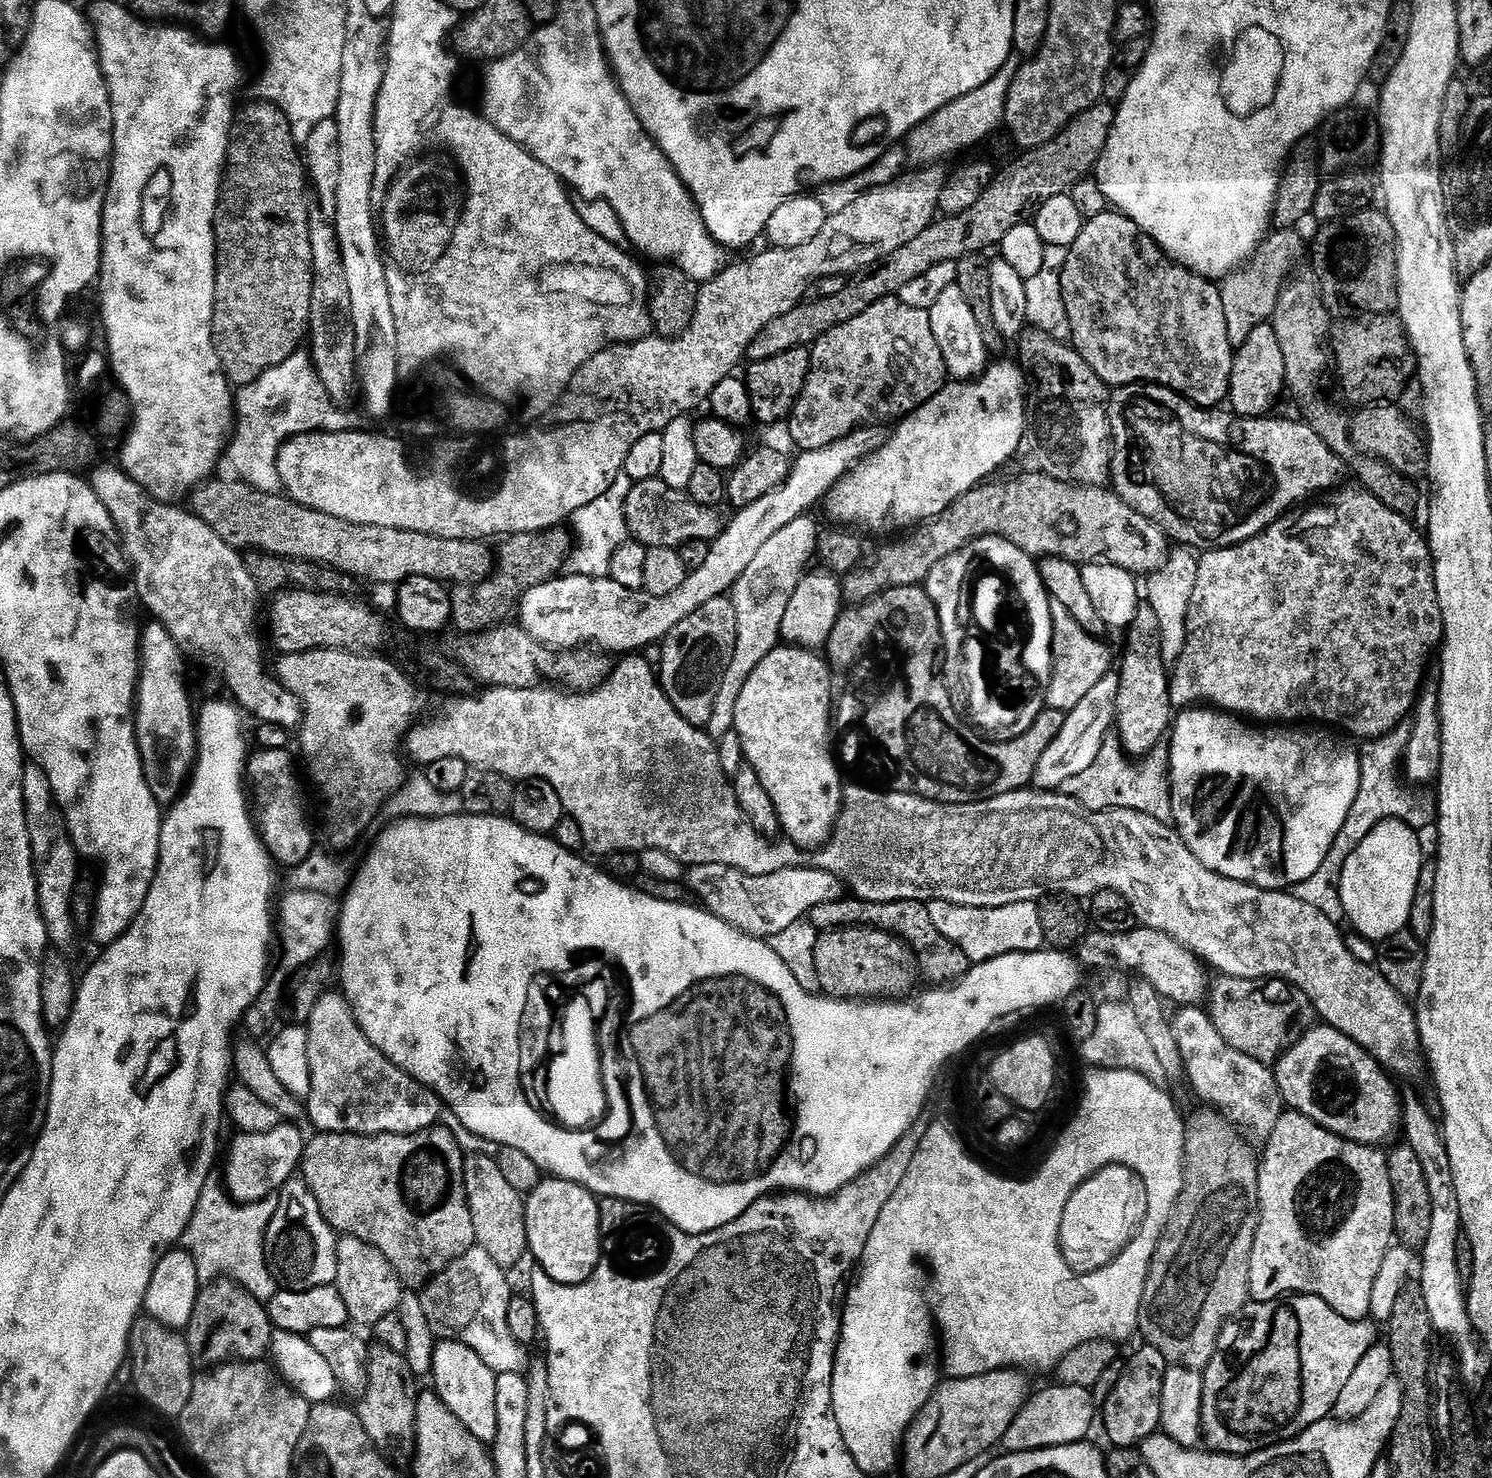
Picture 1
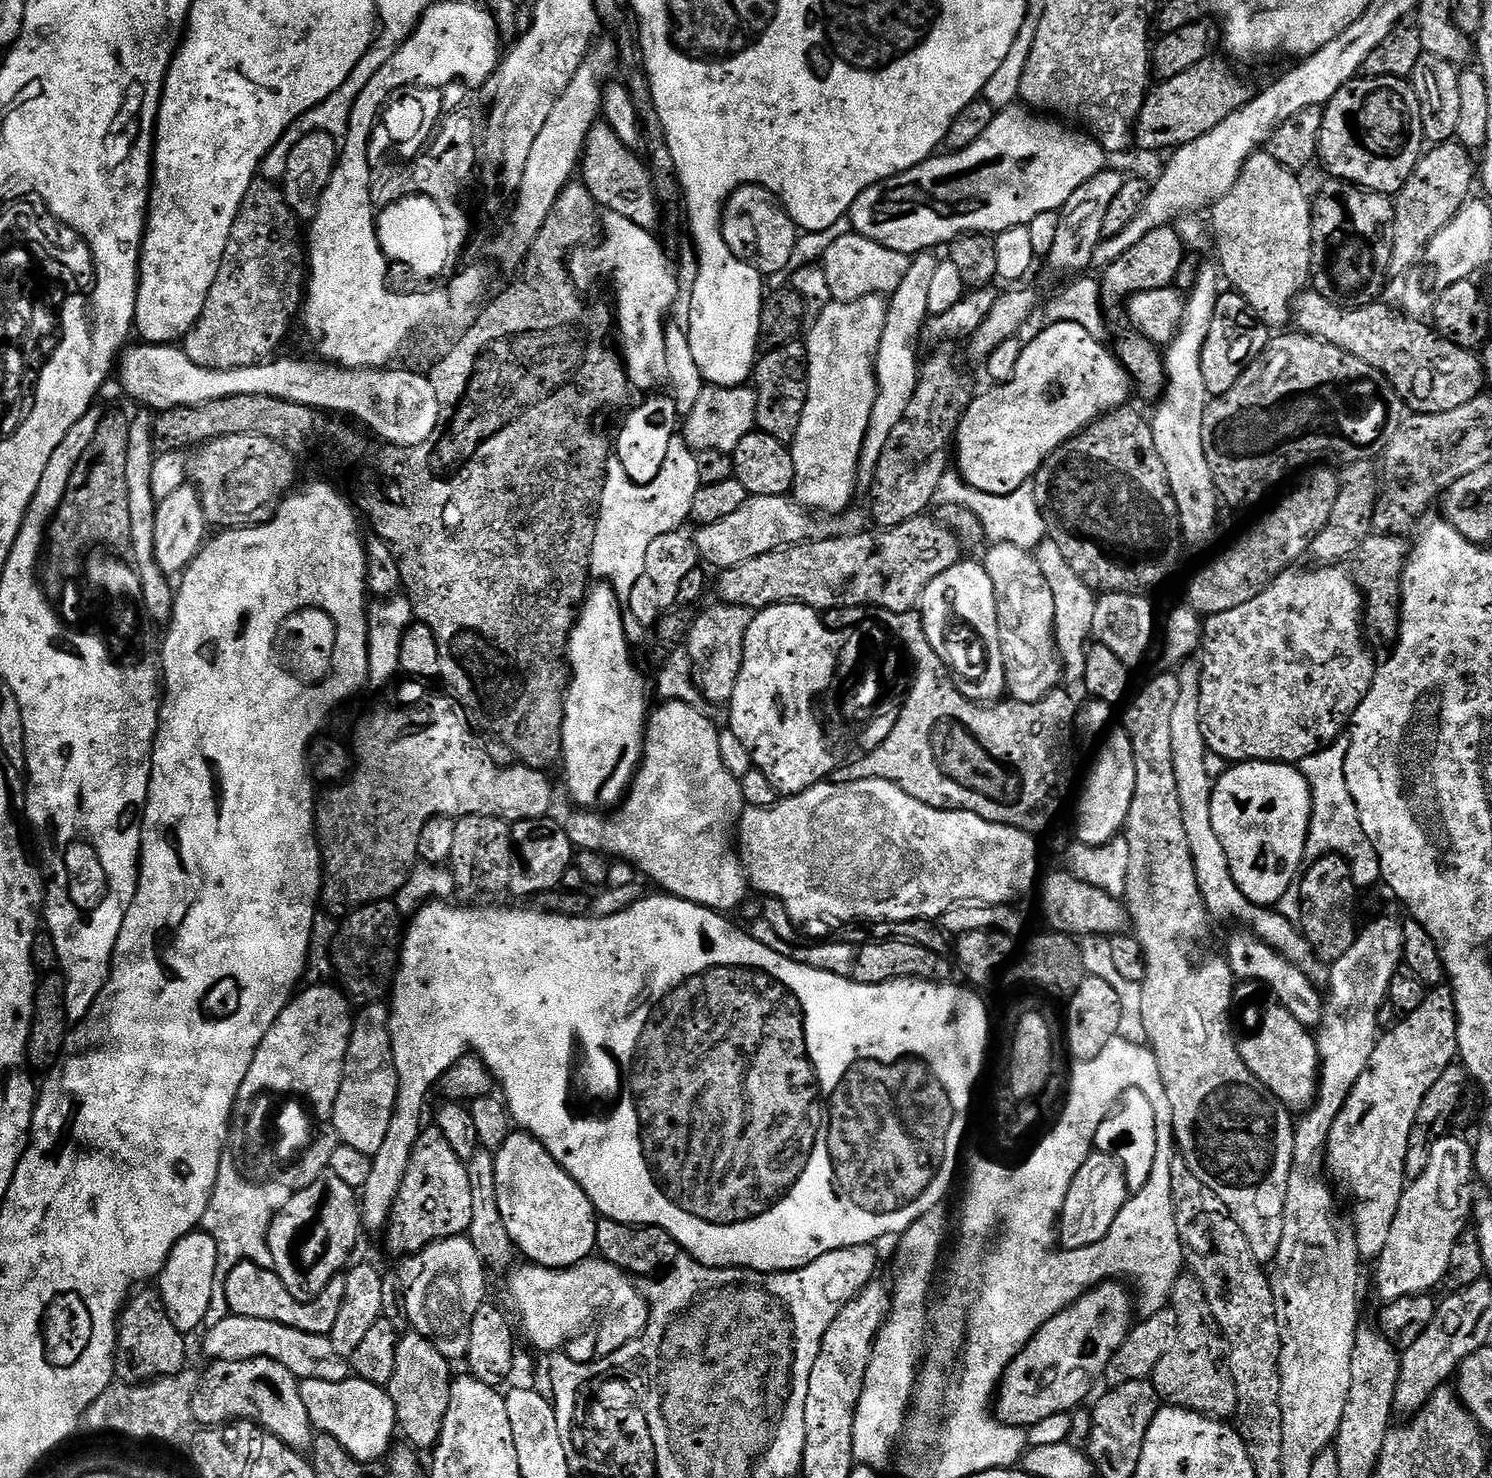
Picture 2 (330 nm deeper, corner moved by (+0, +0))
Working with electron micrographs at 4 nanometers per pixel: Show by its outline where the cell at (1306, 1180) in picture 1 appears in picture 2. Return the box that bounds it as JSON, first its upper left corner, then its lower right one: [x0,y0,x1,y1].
[1326,987,1458,1262]

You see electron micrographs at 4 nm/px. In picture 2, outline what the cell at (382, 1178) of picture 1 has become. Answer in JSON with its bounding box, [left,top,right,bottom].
[383,1126,473,1258]

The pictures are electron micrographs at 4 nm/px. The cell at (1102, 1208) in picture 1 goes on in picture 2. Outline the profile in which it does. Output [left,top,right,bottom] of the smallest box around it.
[1058,1151,1130,1251]

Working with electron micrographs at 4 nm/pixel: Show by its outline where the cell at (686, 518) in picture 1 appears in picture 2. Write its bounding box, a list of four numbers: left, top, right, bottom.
[694,496,865,570]

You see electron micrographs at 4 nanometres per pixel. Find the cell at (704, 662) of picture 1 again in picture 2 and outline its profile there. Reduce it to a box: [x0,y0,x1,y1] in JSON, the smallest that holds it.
[686,602,753,705]

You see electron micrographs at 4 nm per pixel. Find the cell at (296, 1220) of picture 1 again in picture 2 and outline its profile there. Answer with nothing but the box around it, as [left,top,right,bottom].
[268,1176,362,1302]

